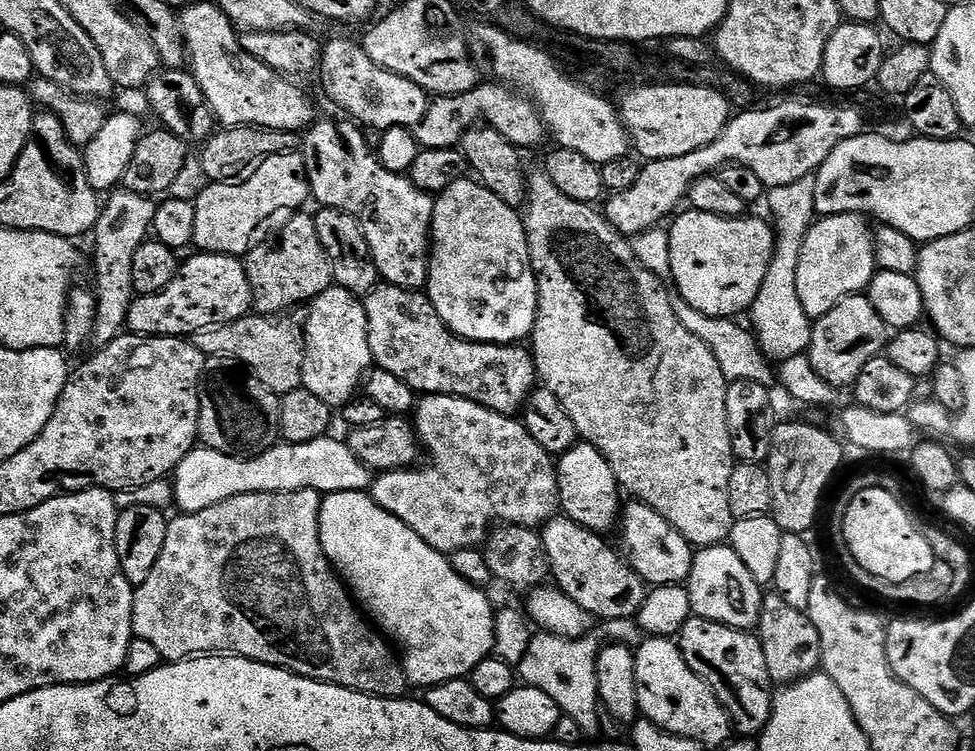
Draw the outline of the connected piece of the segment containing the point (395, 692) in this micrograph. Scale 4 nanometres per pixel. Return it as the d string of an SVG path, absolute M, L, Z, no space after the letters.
M314 490L255 492L226 498L226 502L218 502L218 506L206 506L206 510L176 514L176 517L173 515L168 521L162 554L158 554L158 562L154 562L154 570L150 570L150 578L146 578L146 582L142 582L135 589L136 597L132 603L132 631L135 639L151 642L154 650L158 650L160 657L168 662L187 660L205 654L245 656L275 668L284 668L288 672L311 680L320 680L324 684L337 684L355 692L364 692L367 696L403 697L407 693L404 691L409 691L410 688L403 663L398 659L393 645L366 619L365 613L350 595L345 581L336 575L336 569L333 568L322 550L320 541L321 499L321 493Z

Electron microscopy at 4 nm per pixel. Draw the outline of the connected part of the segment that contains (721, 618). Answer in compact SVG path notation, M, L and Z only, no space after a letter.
M727 543L699 549L693 555L686 587L694 616L745 630L755 629L759 625L760 607L765 597L762 585L754 582L754 577L750 570L746 570L742 558L738 558L738 554L734 554L734 550Z

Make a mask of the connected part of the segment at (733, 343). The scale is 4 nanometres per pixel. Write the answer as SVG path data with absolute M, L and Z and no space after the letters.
M677 292L669 293L670 306L674 309L679 322L685 326L695 337L702 339L702 342L709 346L710 352L718 361L718 366L722 369L722 374L729 383L734 381L750 380L764 387L770 388L775 385L776 372L759 346L756 344L755 336L751 331L736 324L733 319L716 319L713 316L702 314L701 311L694 310L692 306Z

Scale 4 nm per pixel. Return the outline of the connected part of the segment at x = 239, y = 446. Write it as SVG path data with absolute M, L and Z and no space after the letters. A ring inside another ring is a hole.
M226 356L205 359L200 379L200 434L199 443L227 456L260 456L276 447L280 440L280 397L269 390L244 364Z

